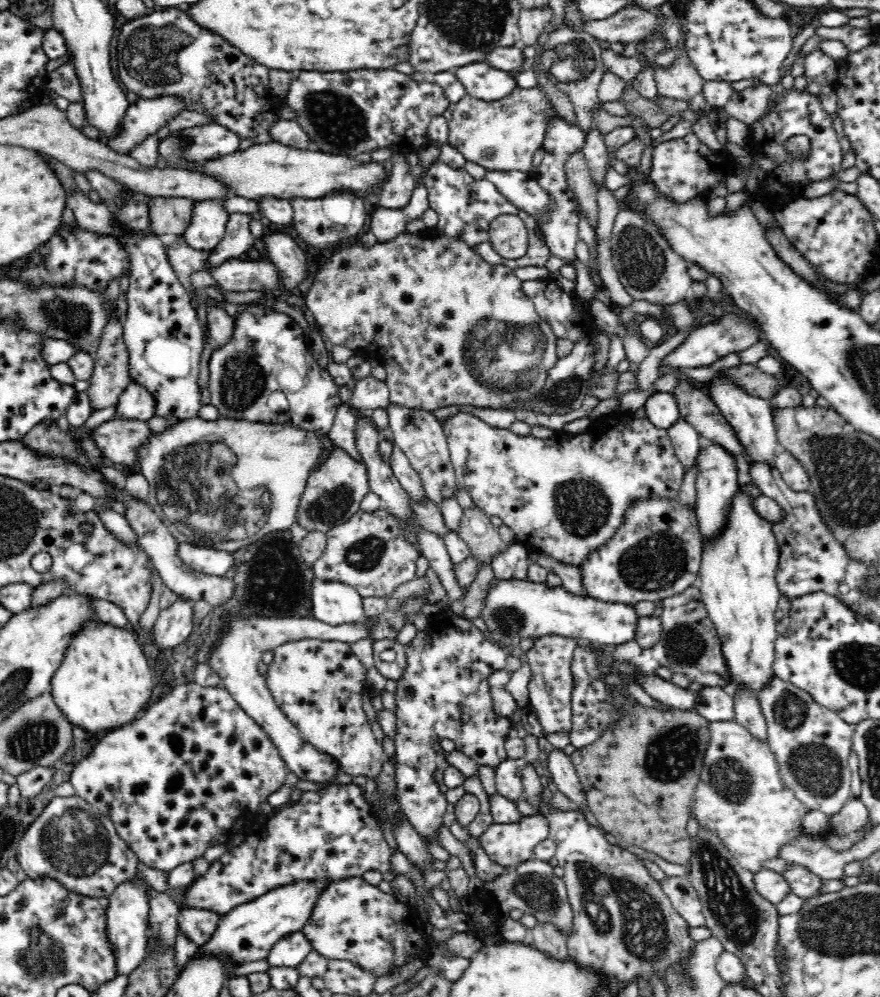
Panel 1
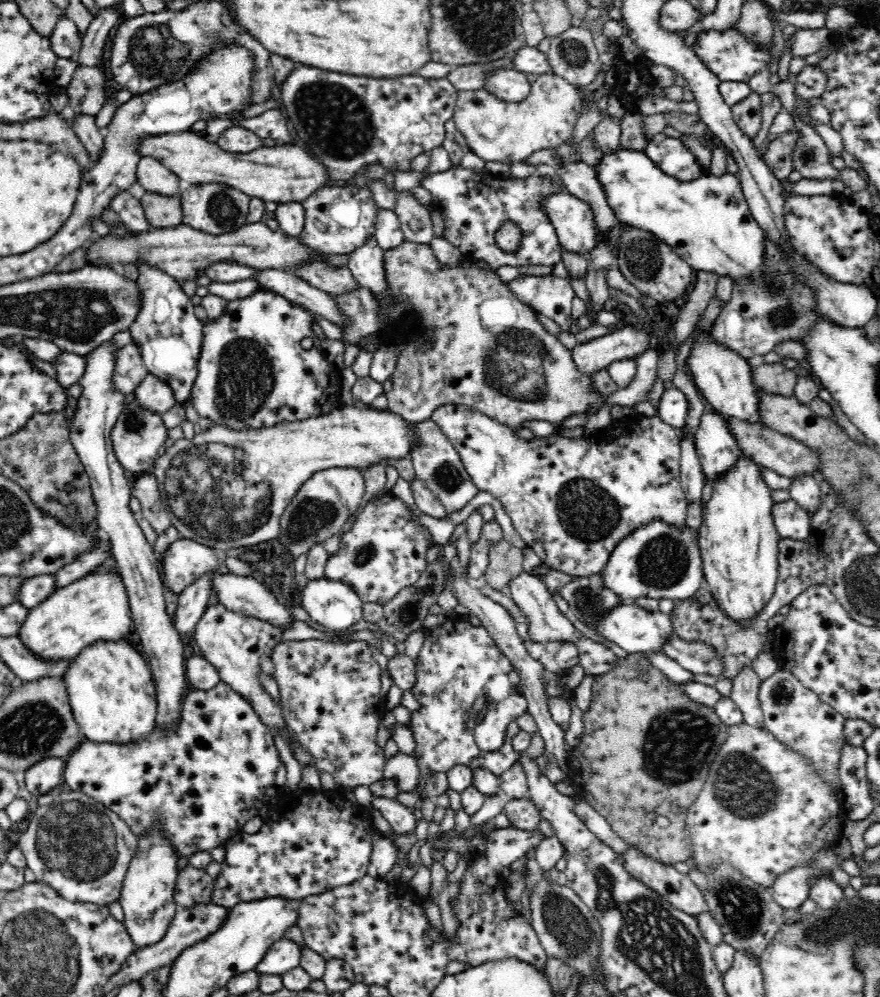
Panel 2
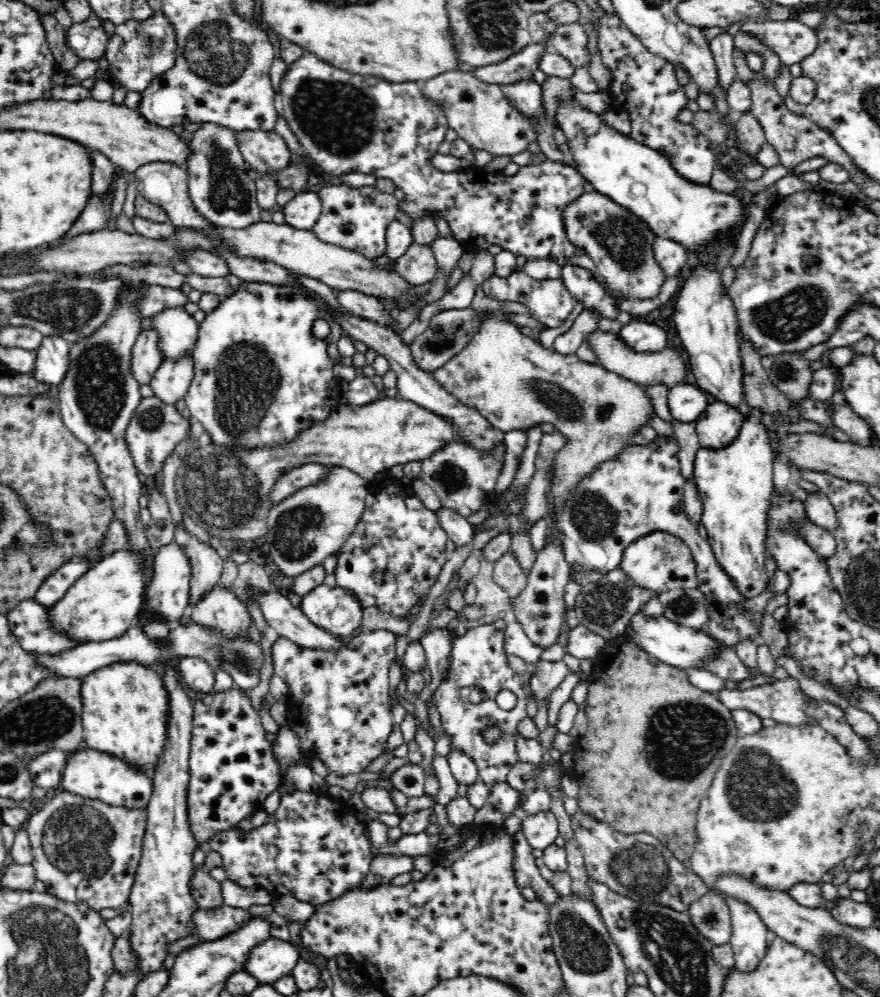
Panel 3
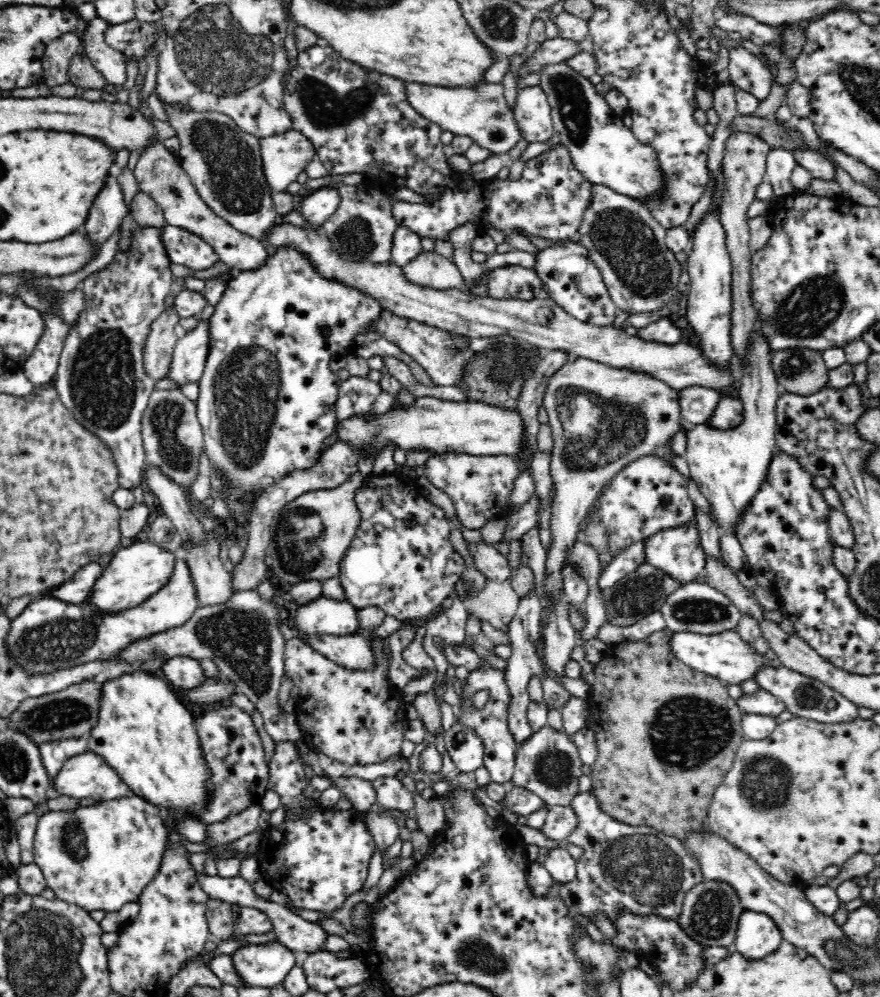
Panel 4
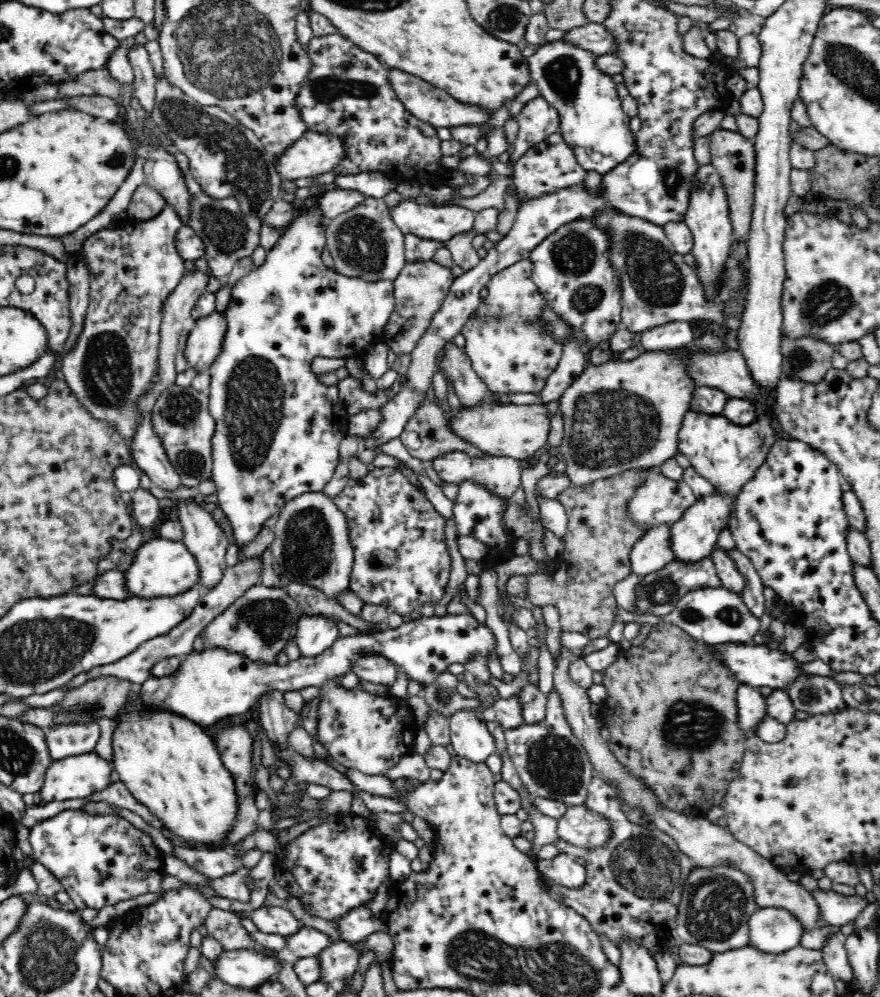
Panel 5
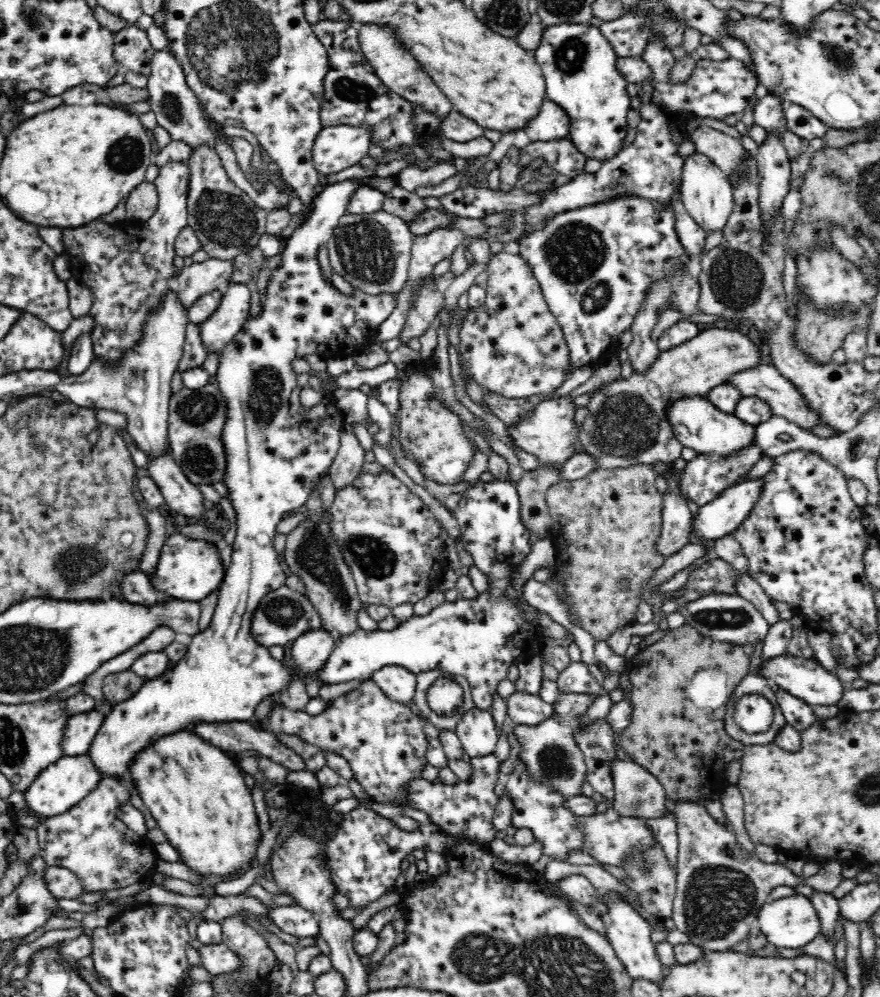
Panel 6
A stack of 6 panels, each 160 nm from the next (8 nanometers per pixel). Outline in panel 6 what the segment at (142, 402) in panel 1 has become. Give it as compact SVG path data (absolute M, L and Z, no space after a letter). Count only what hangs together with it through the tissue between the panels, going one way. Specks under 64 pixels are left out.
M244 283L222 289L220 306L213 316L200 324L200 339L206 353L218 353L236 336L250 315L250 288Z

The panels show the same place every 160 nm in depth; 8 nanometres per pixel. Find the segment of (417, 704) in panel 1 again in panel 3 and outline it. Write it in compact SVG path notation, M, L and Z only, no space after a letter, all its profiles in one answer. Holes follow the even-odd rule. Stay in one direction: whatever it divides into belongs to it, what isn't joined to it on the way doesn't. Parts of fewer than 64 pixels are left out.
M500 619L490 624L480 624L474 628L467 628L463 635L452 633L452 644L450 644L450 663L449 666L441 673L441 684L433 695L433 702L436 711L440 713L440 721L442 724L442 735L447 735L452 742L449 745L450 751L462 751L466 756L470 757L479 772L479 780L489 784L490 782L504 782L510 772L510 769L518 761L517 740L519 733L517 725L527 718L527 703L524 700L524 690L522 686L518 686L516 682L516 672L510 668L508 664L508 653L504 648L505 622ZM509 690L518 696L518 704L512 710L502 710L499 708L496 697L503 691ZM496 725L504 731L504 738L500 742L494 744L486 744L482 737L482 730Z

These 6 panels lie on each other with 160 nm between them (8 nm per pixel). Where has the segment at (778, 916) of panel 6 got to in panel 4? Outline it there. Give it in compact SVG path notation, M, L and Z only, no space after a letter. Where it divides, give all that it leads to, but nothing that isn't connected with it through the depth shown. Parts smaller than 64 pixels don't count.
M742 910L736 922L736 939L732 950L749 959L759 959L780 947L780 929L772 917L749 910Z

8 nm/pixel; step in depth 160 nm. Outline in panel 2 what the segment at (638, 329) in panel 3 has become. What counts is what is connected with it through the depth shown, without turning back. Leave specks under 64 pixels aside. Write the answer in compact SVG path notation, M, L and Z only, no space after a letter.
M629 325L624 330L578 342L569 351L582 375L595 375L614 361L632 359L646 348L655 347L650 337Z

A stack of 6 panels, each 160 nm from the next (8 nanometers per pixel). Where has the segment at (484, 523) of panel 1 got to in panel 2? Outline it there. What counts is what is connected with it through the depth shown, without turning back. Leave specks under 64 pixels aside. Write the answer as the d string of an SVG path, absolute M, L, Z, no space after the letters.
M504 539L488 546L488 566L484 574L487 583L495 590L507 593L508 582L522 567L522 549Z

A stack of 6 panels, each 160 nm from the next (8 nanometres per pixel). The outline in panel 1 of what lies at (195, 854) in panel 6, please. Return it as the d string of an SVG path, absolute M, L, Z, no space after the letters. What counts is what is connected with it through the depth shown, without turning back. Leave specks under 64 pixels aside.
M88 618L74 632L61 666L50 680L51 696L74 726L98 733L113 731L137 720L151 700L155 676L131 628Z

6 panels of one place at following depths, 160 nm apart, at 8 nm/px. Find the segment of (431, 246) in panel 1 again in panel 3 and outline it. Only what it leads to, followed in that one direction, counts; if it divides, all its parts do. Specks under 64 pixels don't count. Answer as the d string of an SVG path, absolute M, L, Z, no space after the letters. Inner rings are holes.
M414 242L407 247L402 257L394 261L393 268L411 286L430 282L438 272L437 261L430 246ZM476 311L481 324L470 342L452 356L444 366L430 371L436 384L446 389L460 402L476 409L485 416L494 428L500 432L509 430L527 430L535 424L550 422L555 430L563 434L569 443L557 454L555 477L549 488L549 504L556 508L562 506L570 488L602 462L613 460L628 445L630 436L634 436L654 409L648 395L637 382L626 380L616 373L606 370L602 365L586 363L576 355L558 353L554 347L544 347L535 336L522 333L520 326L513 324L504 311Z

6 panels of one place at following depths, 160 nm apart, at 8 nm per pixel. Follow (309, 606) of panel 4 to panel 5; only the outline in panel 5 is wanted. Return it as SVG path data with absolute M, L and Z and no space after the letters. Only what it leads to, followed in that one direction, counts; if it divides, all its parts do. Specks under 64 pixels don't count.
M325 614L300 616L293 639L300 649L301 657L314 657L330 648L341 637L337 622L333 616Z

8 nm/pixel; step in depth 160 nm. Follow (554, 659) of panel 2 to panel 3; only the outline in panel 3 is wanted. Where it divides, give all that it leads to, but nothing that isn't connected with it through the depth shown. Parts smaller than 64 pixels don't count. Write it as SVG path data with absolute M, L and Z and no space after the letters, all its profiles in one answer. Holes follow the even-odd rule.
M506 613L503 621L506 625L504 637L506 653L520 657L528 664L538 663L546 648L534 644L528 638L528 635L522 631L522 627L512 618L512 613ZM578 625L568 630L564 652L578 659L595 659L607 643L602 635Z

